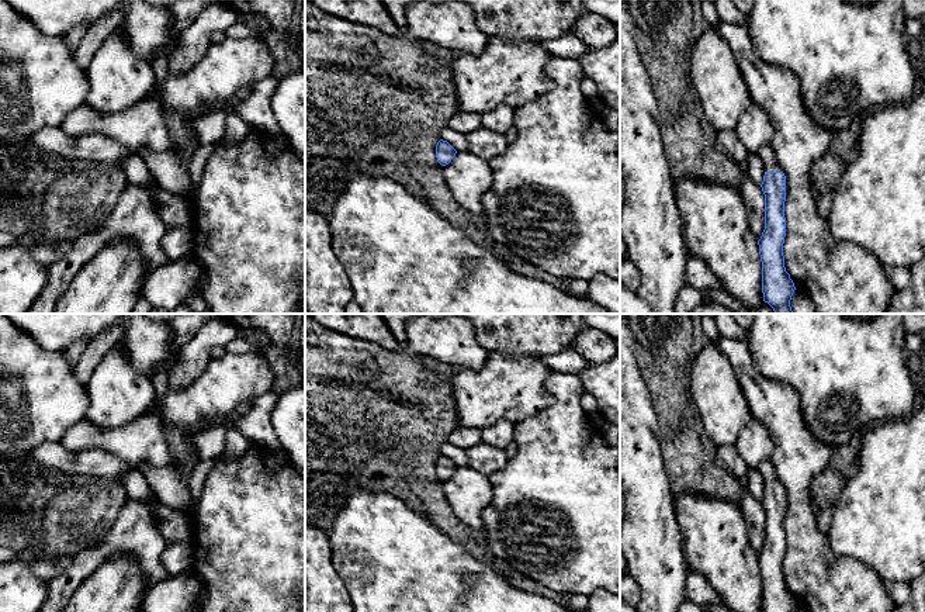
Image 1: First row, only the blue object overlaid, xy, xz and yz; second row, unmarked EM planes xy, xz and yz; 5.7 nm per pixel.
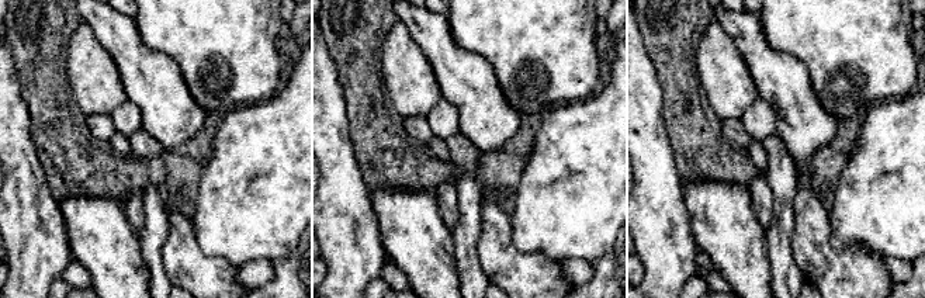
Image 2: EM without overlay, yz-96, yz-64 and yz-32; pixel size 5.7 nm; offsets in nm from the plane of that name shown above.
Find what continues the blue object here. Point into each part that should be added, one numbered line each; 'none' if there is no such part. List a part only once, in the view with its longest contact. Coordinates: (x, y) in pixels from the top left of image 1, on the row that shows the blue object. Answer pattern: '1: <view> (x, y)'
1: yz (765, 152)

